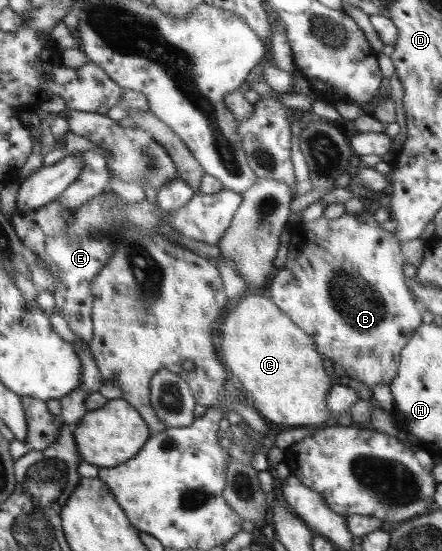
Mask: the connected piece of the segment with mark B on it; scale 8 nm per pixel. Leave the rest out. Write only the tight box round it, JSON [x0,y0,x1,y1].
[267,212,423,388]

